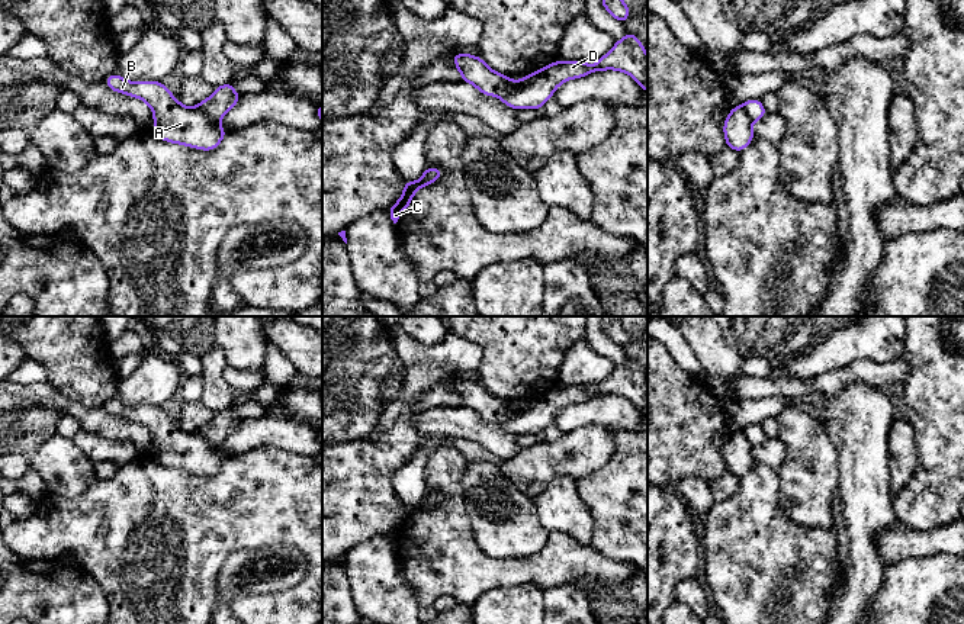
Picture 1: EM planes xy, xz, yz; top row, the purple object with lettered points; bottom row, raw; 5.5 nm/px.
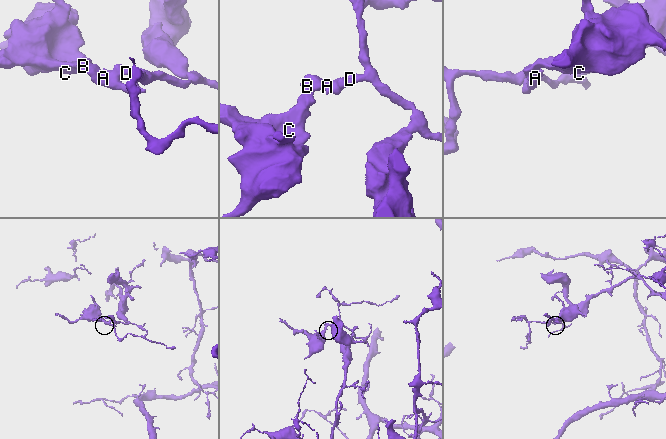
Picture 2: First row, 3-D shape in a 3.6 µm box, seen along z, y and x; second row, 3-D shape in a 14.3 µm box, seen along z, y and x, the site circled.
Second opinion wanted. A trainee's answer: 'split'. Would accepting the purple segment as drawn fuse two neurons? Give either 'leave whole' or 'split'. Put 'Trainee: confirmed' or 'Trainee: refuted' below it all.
split
Trainee: confirmed

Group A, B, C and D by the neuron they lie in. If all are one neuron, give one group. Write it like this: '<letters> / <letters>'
A B C / D

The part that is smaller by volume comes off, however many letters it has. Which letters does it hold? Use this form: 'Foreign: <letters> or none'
Foreign: A, B, C

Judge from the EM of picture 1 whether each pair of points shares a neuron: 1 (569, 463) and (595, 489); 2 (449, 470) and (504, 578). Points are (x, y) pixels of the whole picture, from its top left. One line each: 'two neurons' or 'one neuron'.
1: two neurons
2: one neuron

